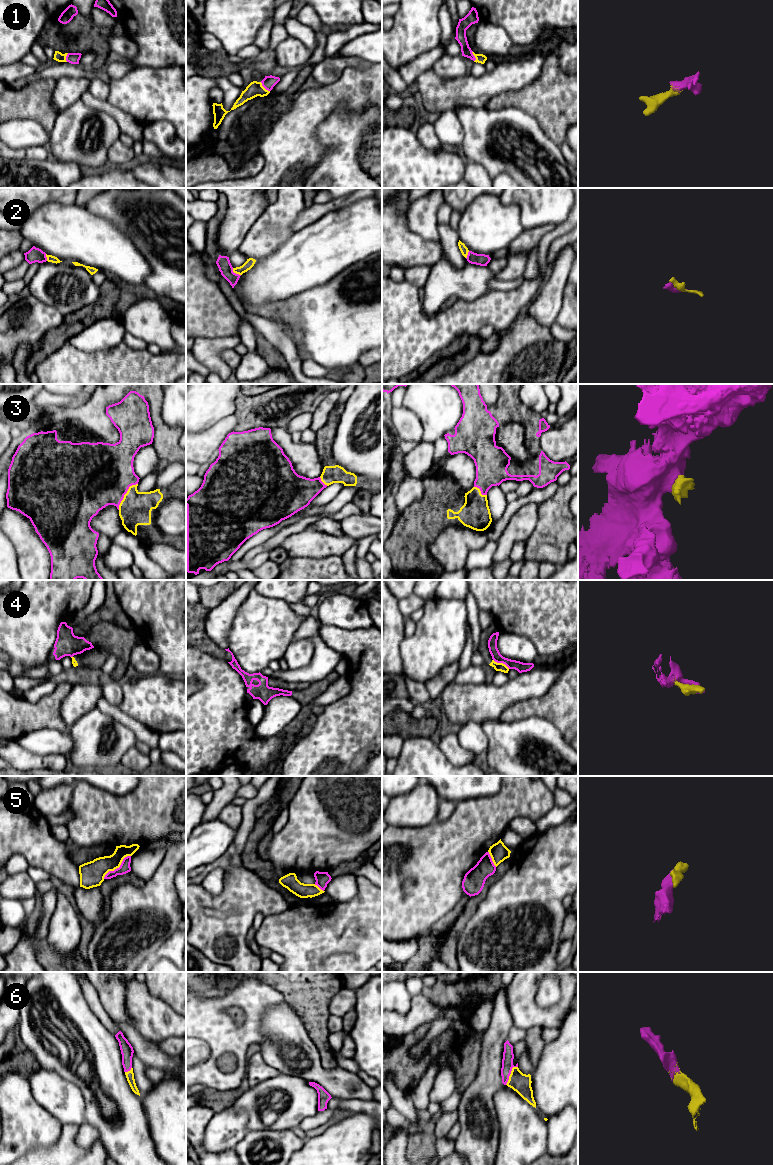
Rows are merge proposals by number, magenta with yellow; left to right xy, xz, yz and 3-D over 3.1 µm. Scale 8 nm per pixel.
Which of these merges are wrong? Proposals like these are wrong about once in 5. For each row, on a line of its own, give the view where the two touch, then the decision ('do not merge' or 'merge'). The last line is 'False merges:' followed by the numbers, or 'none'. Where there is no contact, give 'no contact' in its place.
1: xz | merge
2: xz | merge
3: xy | merge
4: yz | do not merge
5: xy | do not merge
6: yz | merge
False merges: 4, 5

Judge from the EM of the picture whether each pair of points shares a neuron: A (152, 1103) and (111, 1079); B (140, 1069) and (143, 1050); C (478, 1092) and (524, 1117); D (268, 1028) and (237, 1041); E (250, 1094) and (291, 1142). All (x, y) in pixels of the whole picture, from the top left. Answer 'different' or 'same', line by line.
A: different
B: different
C: different
D: different
E: different

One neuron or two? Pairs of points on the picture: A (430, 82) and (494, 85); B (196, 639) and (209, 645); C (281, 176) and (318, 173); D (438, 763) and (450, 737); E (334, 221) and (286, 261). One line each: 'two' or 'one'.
A: one
B: one
C: two
D: two
E: one

